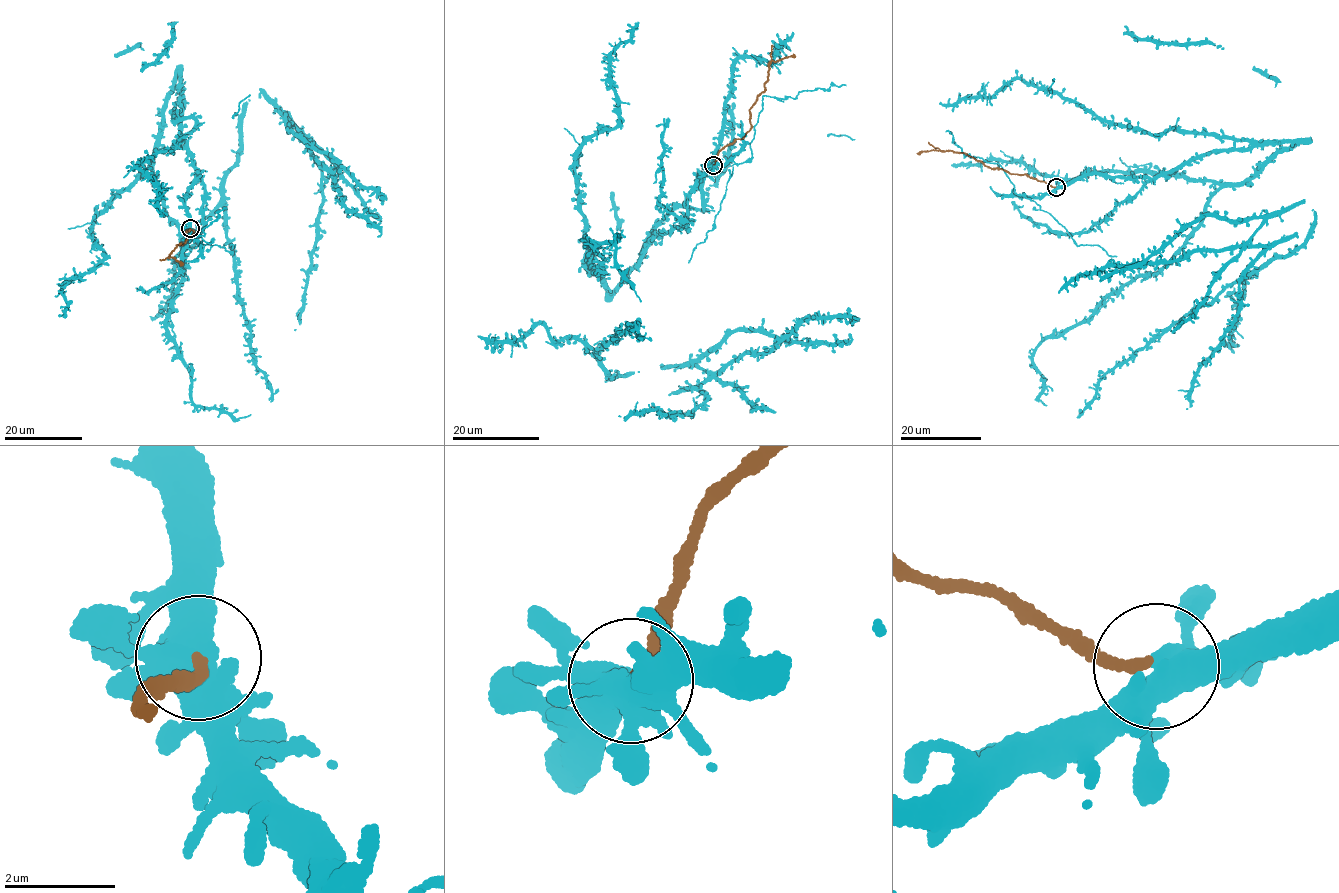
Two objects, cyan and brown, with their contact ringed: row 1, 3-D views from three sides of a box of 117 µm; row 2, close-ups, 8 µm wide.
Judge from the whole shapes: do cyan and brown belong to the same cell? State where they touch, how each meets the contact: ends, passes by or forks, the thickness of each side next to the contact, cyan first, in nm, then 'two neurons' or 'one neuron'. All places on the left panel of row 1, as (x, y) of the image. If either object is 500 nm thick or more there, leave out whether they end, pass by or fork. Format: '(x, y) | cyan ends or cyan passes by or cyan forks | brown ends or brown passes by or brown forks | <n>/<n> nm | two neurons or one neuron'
(190, 228) | cyan forks | brown ends | 480/200 nm | two neurons

